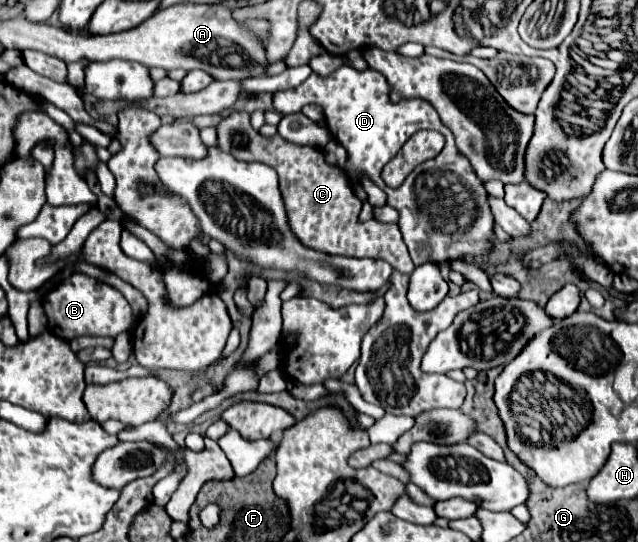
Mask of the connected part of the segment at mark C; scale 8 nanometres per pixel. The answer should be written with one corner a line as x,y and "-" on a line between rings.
233,111
223,117
215,129
219,149
231,153
239,161
259,161
277,171
287,209
287,225
291,225
291,233
295,233
303,245
331,255
383,259
401,273
411,273
411,269
415,269
397,225
387,225
375,218
359,221
359,199
353,193
347,173
337,165
327,165
321,149
297,145
279,135
263,137
251,127
249,113
245,111

